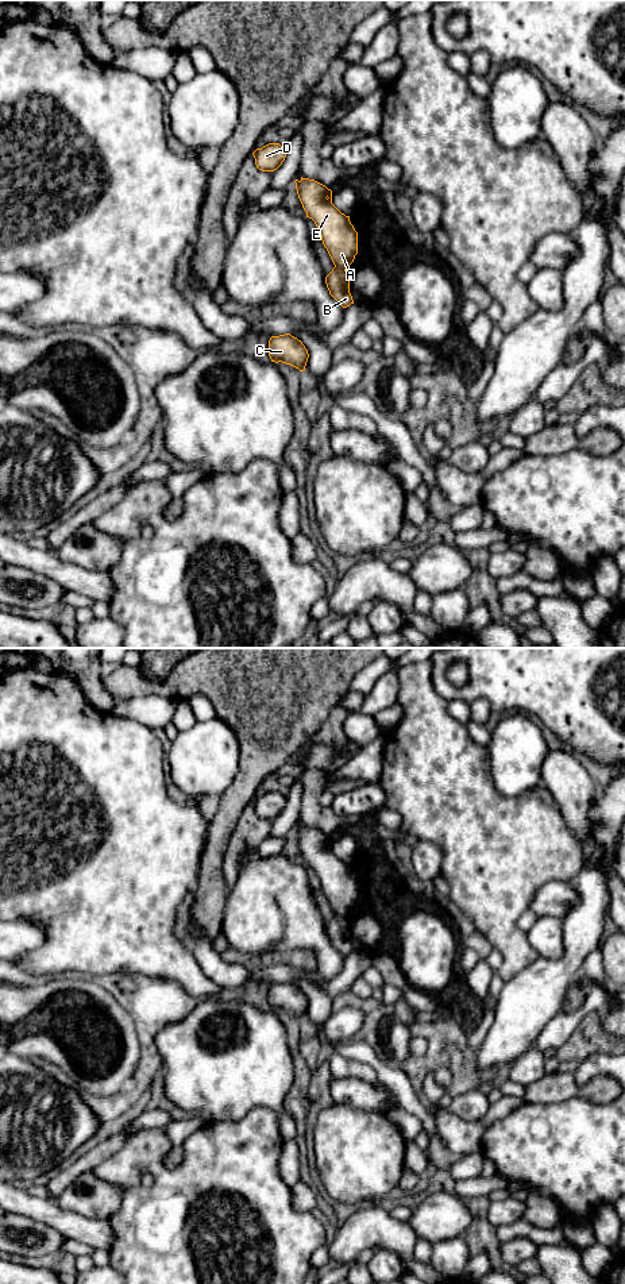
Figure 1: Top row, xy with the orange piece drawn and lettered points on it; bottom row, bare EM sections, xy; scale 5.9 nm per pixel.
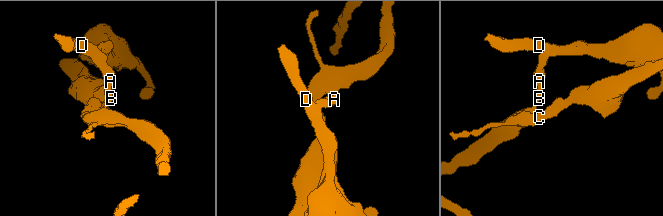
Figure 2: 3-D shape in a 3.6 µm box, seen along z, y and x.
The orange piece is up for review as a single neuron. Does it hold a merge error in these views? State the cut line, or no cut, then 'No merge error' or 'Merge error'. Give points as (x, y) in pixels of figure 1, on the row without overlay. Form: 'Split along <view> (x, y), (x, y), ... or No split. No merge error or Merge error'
Split along xy (335, 913), (344, 917). Merge error

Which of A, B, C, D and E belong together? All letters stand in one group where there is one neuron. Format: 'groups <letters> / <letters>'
groups A D E / B C

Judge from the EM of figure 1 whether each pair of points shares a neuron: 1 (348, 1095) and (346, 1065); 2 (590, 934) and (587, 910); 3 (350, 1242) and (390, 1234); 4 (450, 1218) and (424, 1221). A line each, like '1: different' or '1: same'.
1: different
2: same
3: same
4: same

